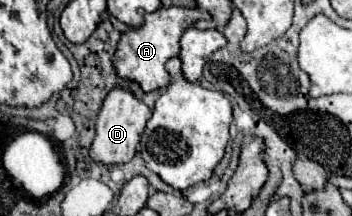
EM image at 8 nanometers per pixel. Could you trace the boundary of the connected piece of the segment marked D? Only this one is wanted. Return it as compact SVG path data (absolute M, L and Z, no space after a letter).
M113 89L105 101L103 107L97 115L97 123L95 123L95 139L89 147L89 155L93 161L105 163L105 165L121 165L127 163L135 157L137 153L137 145L139 145L139 137L145 131L145 125L151 117L151 111L145 103L141 103L139 99L135 99L129 91L123 89Z

